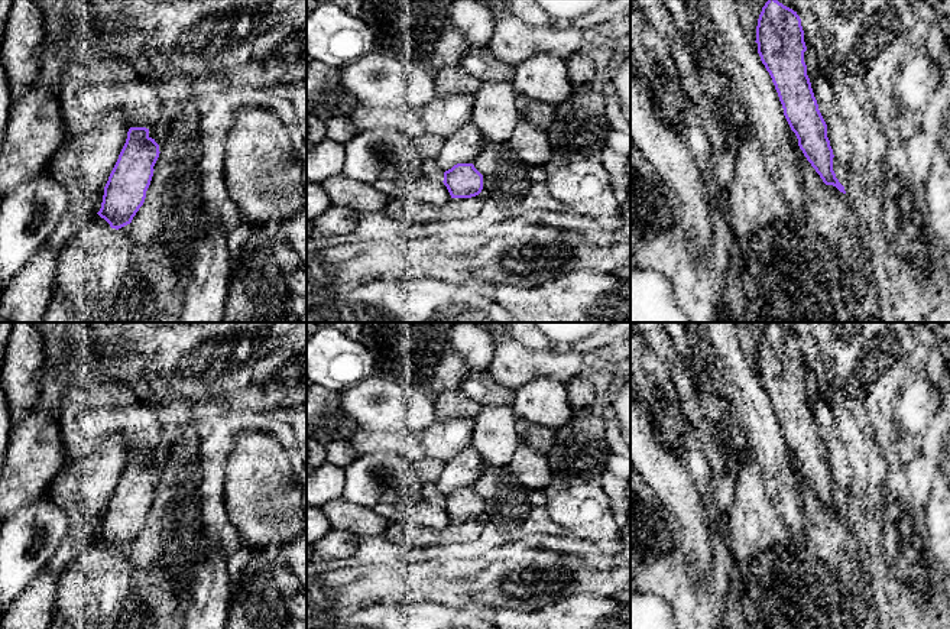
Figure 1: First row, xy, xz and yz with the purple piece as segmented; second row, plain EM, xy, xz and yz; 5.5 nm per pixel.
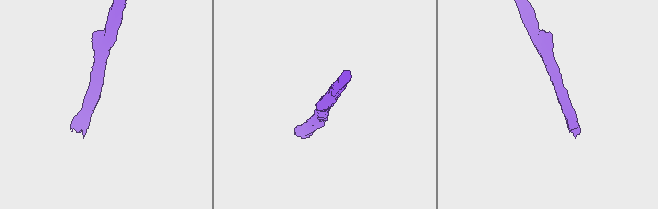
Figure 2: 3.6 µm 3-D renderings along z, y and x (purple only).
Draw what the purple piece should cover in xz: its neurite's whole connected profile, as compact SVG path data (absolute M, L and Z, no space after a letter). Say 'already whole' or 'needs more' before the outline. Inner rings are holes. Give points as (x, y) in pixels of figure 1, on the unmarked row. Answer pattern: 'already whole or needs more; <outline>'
already whole; M457 487L444 496L444 509L451 522L471 522L483 513L483 499L473 487Z

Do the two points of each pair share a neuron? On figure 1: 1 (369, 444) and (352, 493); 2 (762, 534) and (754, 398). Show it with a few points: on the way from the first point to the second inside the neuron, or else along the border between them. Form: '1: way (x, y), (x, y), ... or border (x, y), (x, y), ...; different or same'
1: border (362, 453), (395, 451), (399, 456); different
2: border (751, 448), (764, 486), (771, 496); different

